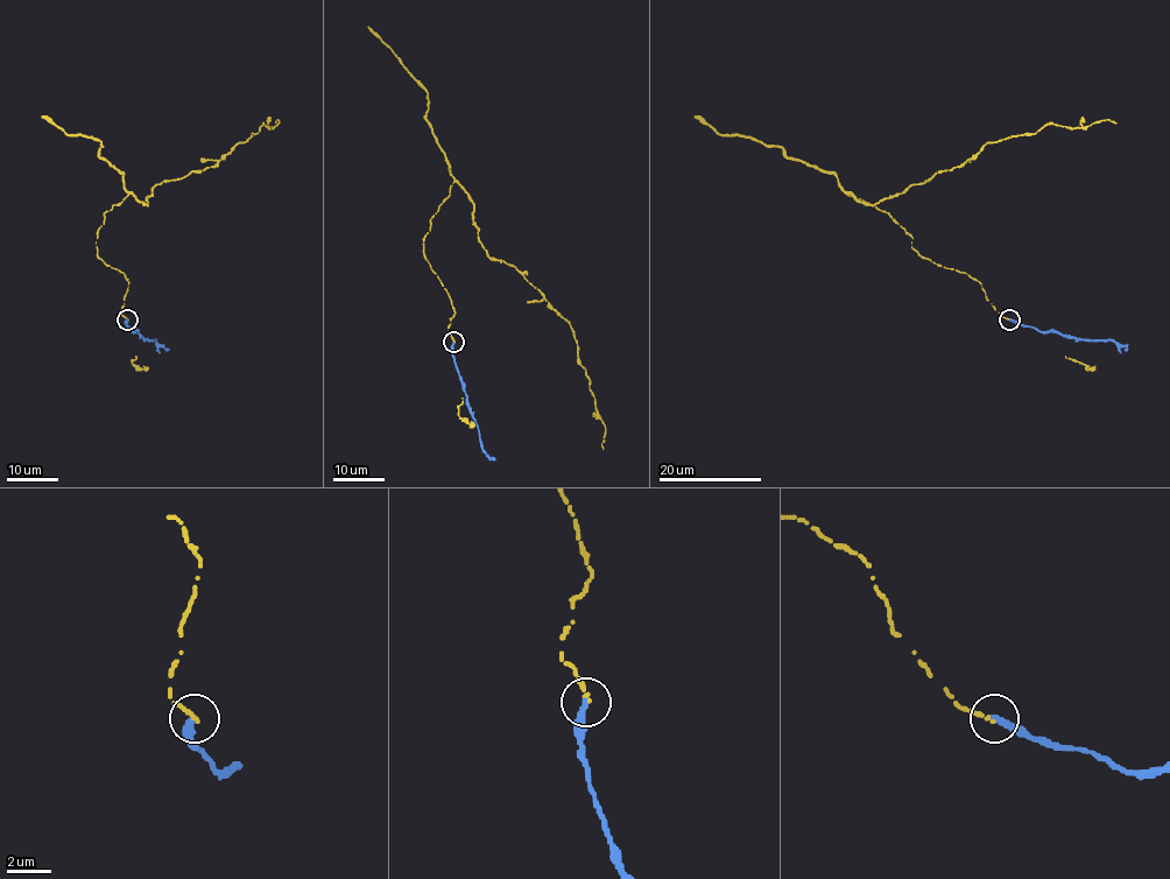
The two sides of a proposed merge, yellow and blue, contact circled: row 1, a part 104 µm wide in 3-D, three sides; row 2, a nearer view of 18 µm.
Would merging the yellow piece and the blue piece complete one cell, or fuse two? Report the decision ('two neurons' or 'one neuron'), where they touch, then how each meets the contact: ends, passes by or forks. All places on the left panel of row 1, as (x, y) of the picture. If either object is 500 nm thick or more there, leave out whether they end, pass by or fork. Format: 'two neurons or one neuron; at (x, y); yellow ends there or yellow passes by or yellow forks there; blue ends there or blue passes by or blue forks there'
two neurons; at (127, 320); yellow ends there; blue ends there

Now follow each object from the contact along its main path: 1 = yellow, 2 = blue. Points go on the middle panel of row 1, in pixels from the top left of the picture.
1: (453, 342), (451, 299), (422, 244), (456, 182), (488, 255), (513, 264), (570, 324), (603, 448)
2: (453, 343), (452, 354), (480, 444), (495, 459)

